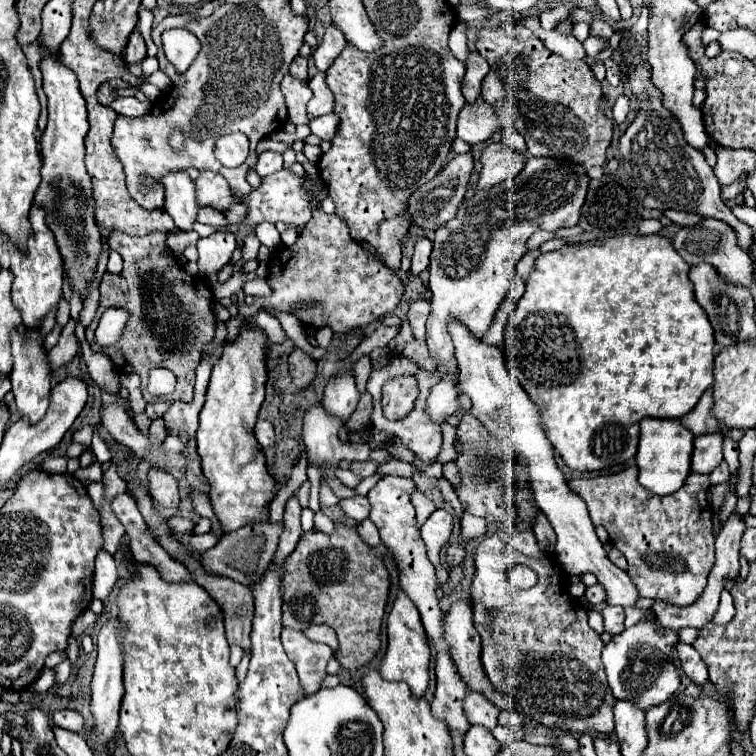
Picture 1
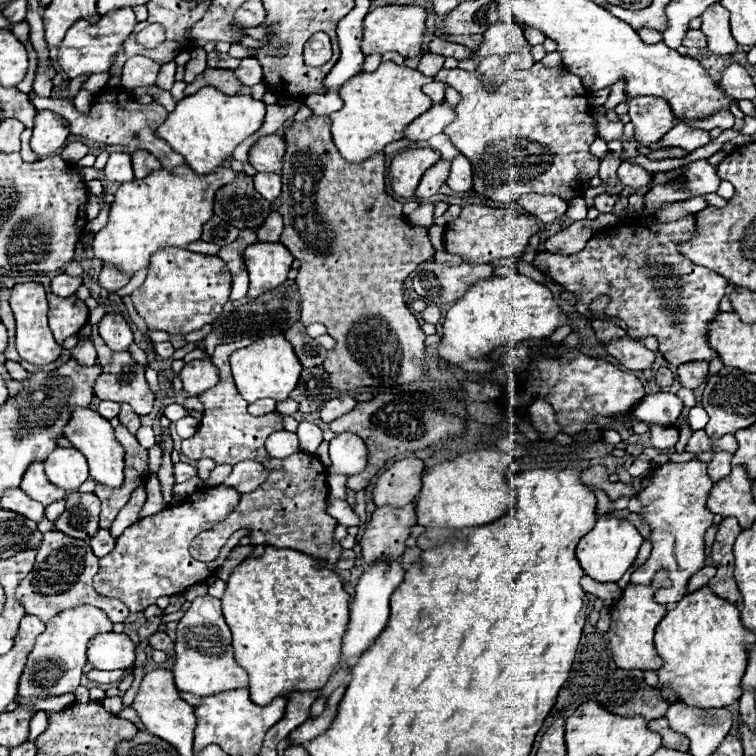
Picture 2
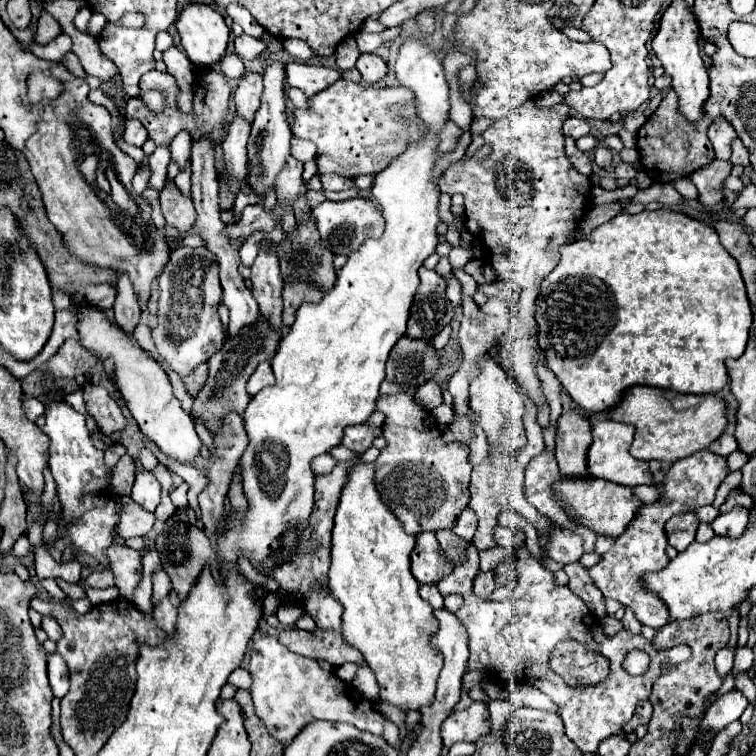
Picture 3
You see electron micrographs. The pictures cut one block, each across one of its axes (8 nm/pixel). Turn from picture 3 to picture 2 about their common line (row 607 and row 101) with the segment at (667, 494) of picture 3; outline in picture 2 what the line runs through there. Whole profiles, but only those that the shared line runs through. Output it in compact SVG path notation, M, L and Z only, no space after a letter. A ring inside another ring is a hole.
M634 96L626 98L630 106L630 122L634 124L636 140L646 144L658 142L672 126L672 110L664 100L656 96Z

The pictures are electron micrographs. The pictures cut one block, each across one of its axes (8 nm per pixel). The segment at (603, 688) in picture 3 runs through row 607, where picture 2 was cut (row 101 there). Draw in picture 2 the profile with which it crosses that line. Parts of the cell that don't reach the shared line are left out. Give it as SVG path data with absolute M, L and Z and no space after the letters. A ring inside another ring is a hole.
M536 62L530 70L516 70L516 72L512 74L512 78L510 78L508 82L504 82L502 88L490 90L490 92L484 90L480 78L478 78L474 72L459 68L442 69L434 77L434 80L444 82L452 86L452 88L456 88L456 90L460 92L460 96L462 96L462 102L454 108L456 120L454 120L452 124L448 124L448 128L444 128L444 134L452 140L452 144L458 148L458 152L464 154L464 156L472 162L472 168L474 168L474 190L476 190L478 194L482 194L484 198L494 200L494 202L504 202L504 204L508 204L508 202L516 202L522 194L556 194L556 196L560 196L560 198L564 198L564 200L570 200L570 198L574 198L574 196L578 194L578 174L580 174L582 170L584 170L584 172L590 172L590 178L598 174L598 162L600 162L600 160L590 154L590 144L592 144L594 138L596 138L596 130L594 130L594 126L592 126L592 112L590 112L590 108L588 108L588 104L586 104L586 88L582 86L580 78L574 76L574 74L570 74L566 68L560 68L560 66L556 66L556 68L546 68L546 66L542 66L540 62ZM496 154L504 154L502 160L496 160Z

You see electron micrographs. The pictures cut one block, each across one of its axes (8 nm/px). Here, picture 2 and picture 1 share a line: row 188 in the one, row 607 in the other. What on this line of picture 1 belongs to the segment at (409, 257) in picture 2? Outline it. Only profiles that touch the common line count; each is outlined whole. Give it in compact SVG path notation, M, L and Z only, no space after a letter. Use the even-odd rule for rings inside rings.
M334 522L334 530L332 534L324 534L320 530L312 530L312 532L304 532L296 550L286 558L284 562L284 574L280 578L280 592L282 592L282 624L288 626L288 628L296 628L296 630L304 630L308 624L328 624L330 628L336 630L338 634L338 642L340 642L340 648L338 652L334 652L334 658L340 662L340 666L344 670L358 670L362 666L366 666L374 656L376 652L380 650L380 626L382 626L382 616L384 616L384 608L386 608L386 602L388 602L388 592L390 592L390 576L388 576L388 570L382 562L382 558L376 554L376 550L372 546L368 546L360 534L356 532L356 526L348 526L344 522Z

